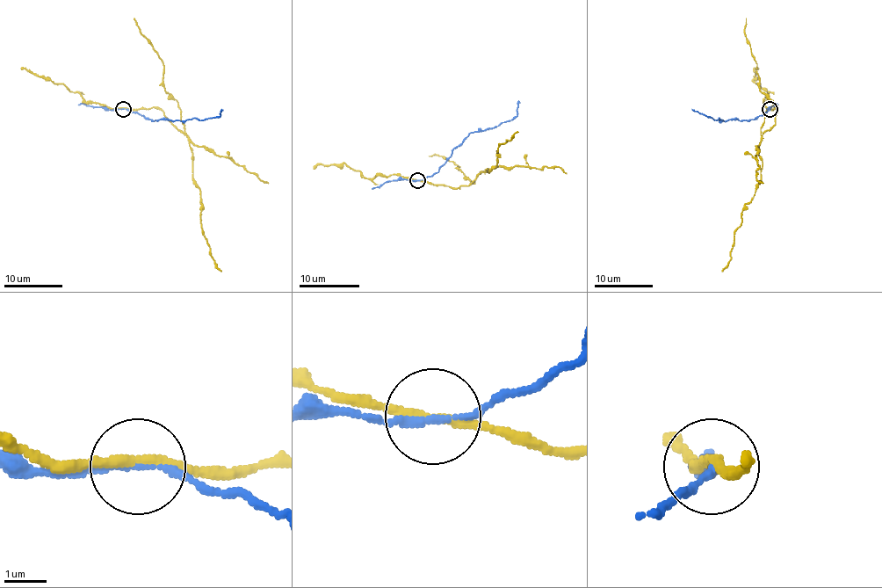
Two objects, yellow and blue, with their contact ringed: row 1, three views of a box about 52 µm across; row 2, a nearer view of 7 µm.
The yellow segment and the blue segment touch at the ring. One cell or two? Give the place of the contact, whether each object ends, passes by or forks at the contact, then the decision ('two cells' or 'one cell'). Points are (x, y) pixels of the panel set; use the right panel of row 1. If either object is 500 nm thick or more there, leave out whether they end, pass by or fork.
at (769, 109); yellow passes by; blue passes by; two cells

